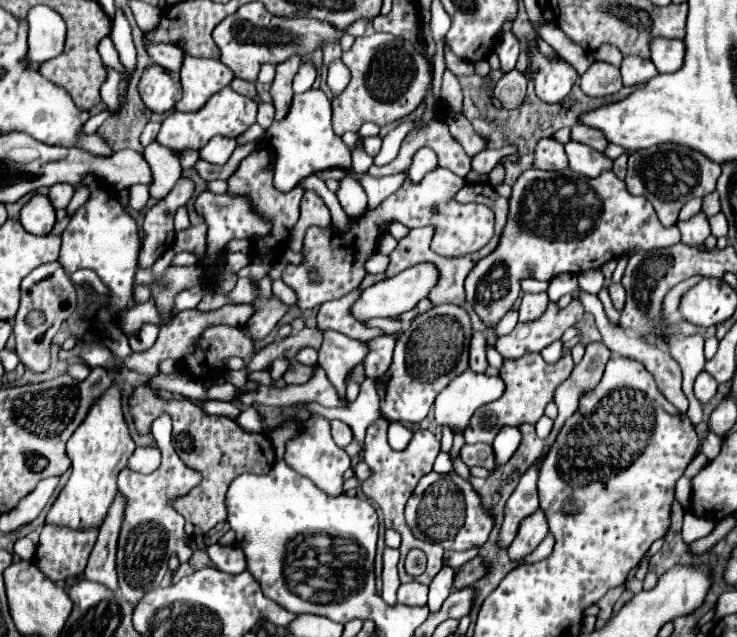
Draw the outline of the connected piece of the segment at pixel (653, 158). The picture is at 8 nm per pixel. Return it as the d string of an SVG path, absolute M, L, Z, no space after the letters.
M661 144L649 150L637 150L629 156L627 168L627 190L633 196L645 196L651 200L655 212L659 212L659 220L663 226L673 226L677 222L677 214L683 204L691 198L703 198L715 190L717 178L721 176L721 166L689 150L685 146Z

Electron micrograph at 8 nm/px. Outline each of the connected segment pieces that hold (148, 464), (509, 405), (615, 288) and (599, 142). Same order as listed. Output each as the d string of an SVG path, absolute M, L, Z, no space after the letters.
M139 446L129 458L129 468L139 474L151 474L161 464L161 452L157 446Z
M571 350L565 352L565 356L557 362L557 364L547 364L541 354L525 354L517 360L505 360L503 368L499 370L499 376L501 380L505 382L505 392L499 400L495 402L489 402L485 406L481 406L469 426L465 428L465 442L467 444L477 444L477 442L483 442L483 444L491 444L495 434L499 432L501 426L509 424L509 426L521 426L521 424L535 424L541 416L543 416L543 410L547 406L547 402L553 400L553 392L555 388L565 382L565 378L569 378L569 374L573 372L573 358L571 358Z
M609 284L609 294L611 294L615 310L621 312L625 306L625 288L621 284Z
M573 126L571 140L583 142L599 152L605 152L605 148L609 146L609 142L605 142L605 134L601 134L601 130L593 130L591 126Z

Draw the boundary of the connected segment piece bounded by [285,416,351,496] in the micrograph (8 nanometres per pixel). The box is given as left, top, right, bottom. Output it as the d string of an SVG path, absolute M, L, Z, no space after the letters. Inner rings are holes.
M311 416L305 422L305 430L287 442L287 452L285 452L285 462L299 474L307 476L317 488L321 488L329 496L341 496L343 494L343 474L351 466L351 458L343 448L339 448L329 432L329 422L321 416Z

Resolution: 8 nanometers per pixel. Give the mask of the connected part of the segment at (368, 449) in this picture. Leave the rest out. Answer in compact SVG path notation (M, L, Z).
M373 422L367 428L367 438L365 438L365 450L363 450L363 460L371 466L373 476L369 480L363 482L363 492L367 498L375 500L379 504L379 508L383 510L385 516L385 528L392 528L401 534L401 560L399 560L399 580L401 582L413 582L417 578L407 576L407 572L403 570L403 560L407 556L407 552L411 548L419 548L425 552L427 556L427 570L425 570L425 580L417 580L417 582L425 582L429 584L433 580L433 576L441 570L443 566L443 548L431 542L421 542L417 538L413 538L409 526L405 524L404 510L405 502L409 500L409 496L413 494L417 482L421 480L421 476L429 474L433 468L433 462L439 454L439 440L429 432L429 430L415 430L415 436L411 440L411 450L401 450L395 452L391 450L391 446L387 444L387 434L385 434L385 424L377 426L377 422Z

